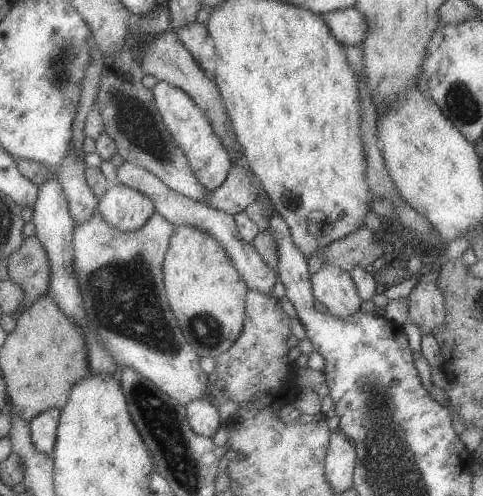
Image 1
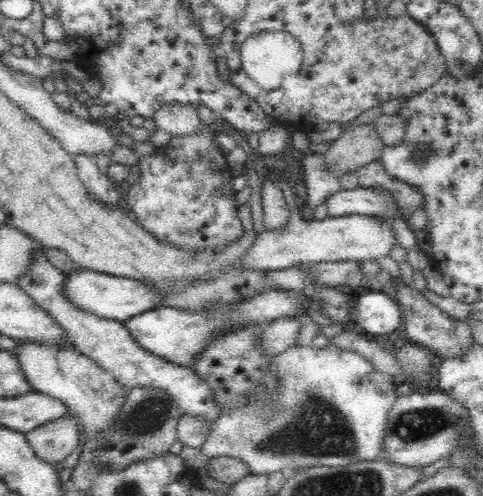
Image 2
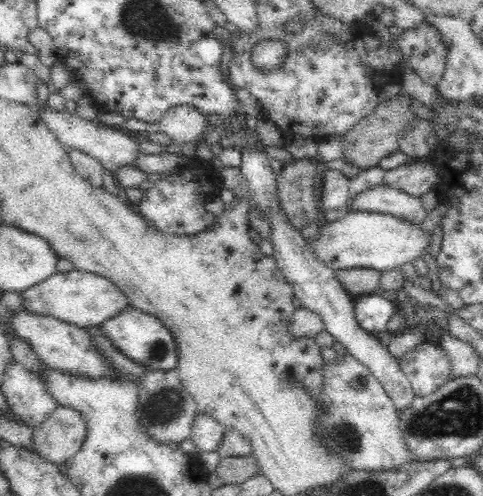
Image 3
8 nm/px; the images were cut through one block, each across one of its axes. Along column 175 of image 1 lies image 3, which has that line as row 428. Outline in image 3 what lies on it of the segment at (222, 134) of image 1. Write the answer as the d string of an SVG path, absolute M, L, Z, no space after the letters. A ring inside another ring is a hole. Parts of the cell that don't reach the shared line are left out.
M58 406L50 418L34 428L34 450L52 464L68 464L86 442L88 424L72 406Z

